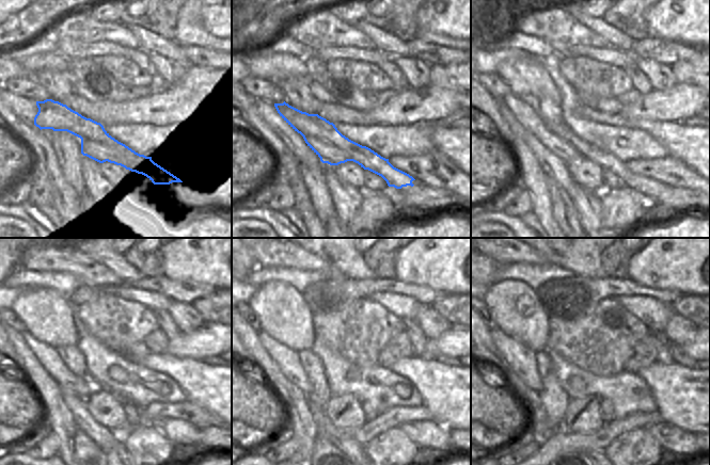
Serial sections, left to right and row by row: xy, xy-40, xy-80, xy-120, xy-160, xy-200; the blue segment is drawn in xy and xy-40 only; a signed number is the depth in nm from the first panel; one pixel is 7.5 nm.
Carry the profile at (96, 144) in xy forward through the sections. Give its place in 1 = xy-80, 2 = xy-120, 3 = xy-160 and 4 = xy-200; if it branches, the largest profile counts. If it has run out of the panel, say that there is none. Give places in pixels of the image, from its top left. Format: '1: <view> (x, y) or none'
1: xy-80 (558, 138)
2: xy-120 (83, 386)
3: xy-160 (287, 359)
4: xy-200 (521, 359)

